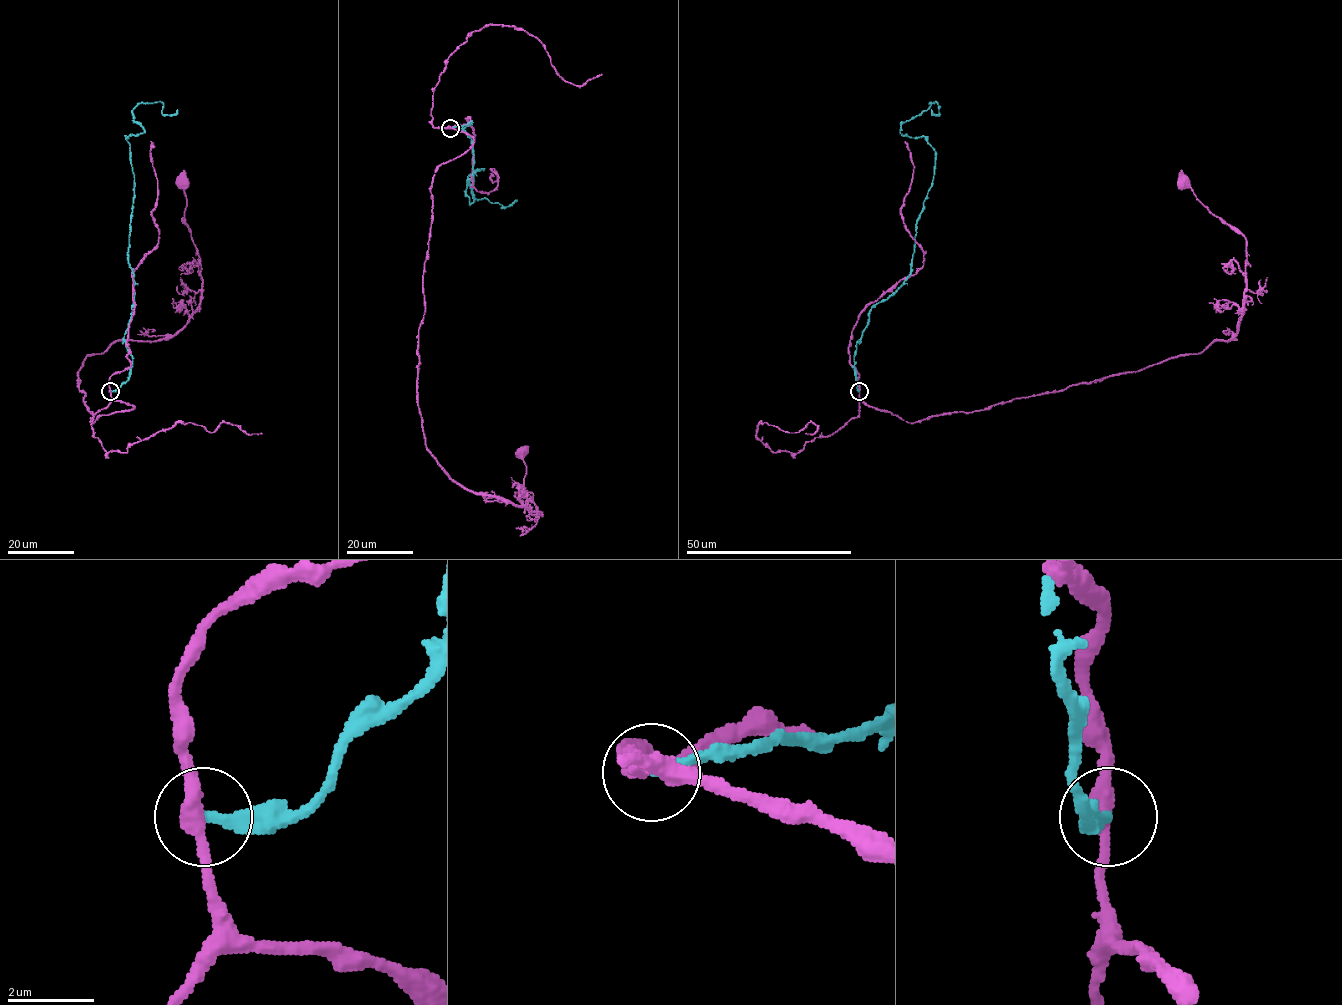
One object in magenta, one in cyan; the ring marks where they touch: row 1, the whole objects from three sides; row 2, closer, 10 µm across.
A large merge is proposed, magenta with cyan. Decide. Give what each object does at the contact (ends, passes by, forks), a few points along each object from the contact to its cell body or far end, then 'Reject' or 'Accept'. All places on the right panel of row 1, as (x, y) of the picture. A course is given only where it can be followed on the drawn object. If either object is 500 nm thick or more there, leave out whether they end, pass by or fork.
At the ring magenta passes by. At the ring cyan ends. Course of magenta: (859, 391), (863, 403), (914, 423), (1133, 372), (1227, 341), (1243, 311), (1245, 238), (1183, 183). Course of cyan: (859, 391), (856, 342), (910, 273), (935, 171), (935, 151), (901, 124), (931, 109). Reject

